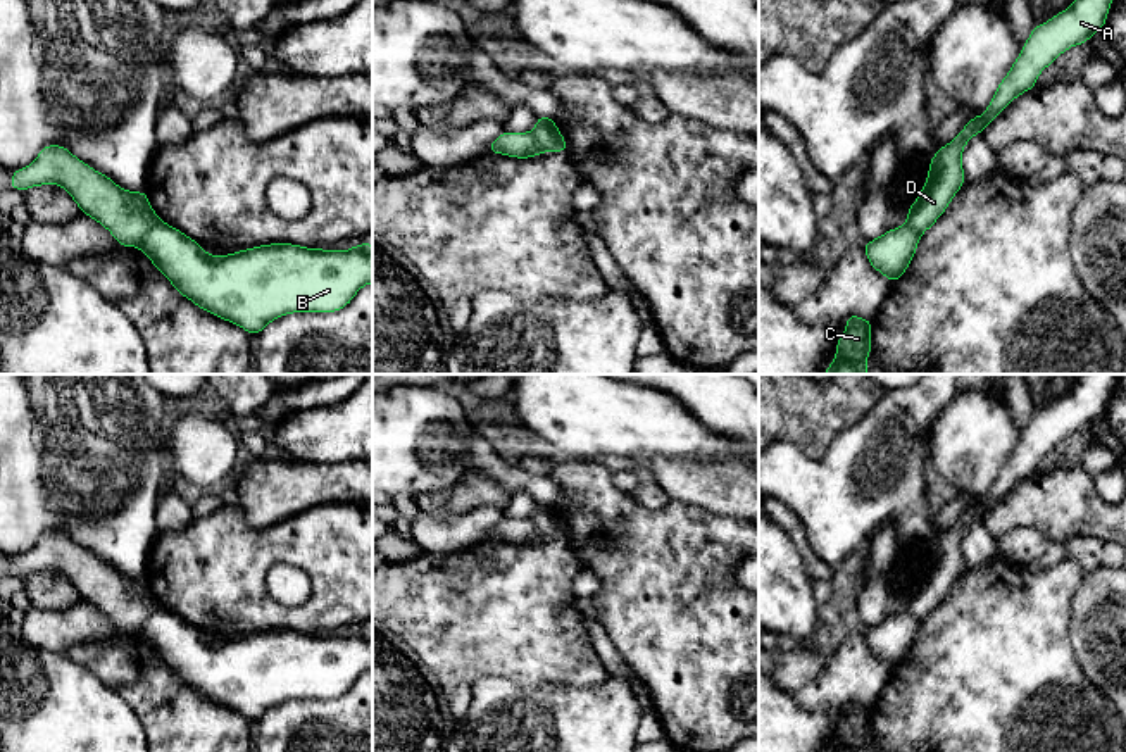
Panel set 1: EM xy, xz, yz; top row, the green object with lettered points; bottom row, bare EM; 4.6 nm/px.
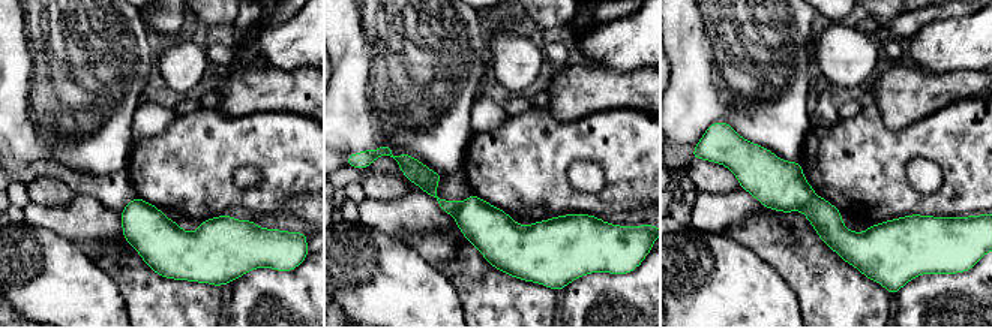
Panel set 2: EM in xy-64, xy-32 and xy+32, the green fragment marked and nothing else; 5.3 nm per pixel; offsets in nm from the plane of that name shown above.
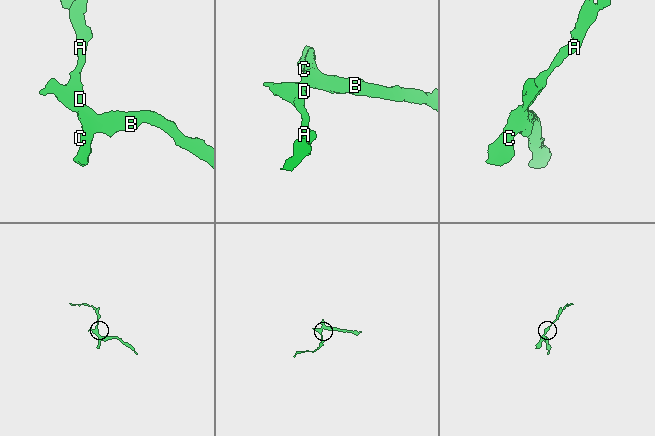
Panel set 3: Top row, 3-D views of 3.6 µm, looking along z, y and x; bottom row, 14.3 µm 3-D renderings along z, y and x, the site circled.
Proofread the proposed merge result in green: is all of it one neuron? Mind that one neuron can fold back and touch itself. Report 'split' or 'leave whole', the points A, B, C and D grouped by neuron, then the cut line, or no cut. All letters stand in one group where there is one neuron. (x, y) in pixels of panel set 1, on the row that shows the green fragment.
split | A D / B C | xy (159, 219), (138, 247)

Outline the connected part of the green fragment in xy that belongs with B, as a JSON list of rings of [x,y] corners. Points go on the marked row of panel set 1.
[[[159,219],[138,248],[183,297],[252,336],[285,314],[336,312],[372,283],[369,243],[352,250],[271,243],[214,257]]]

